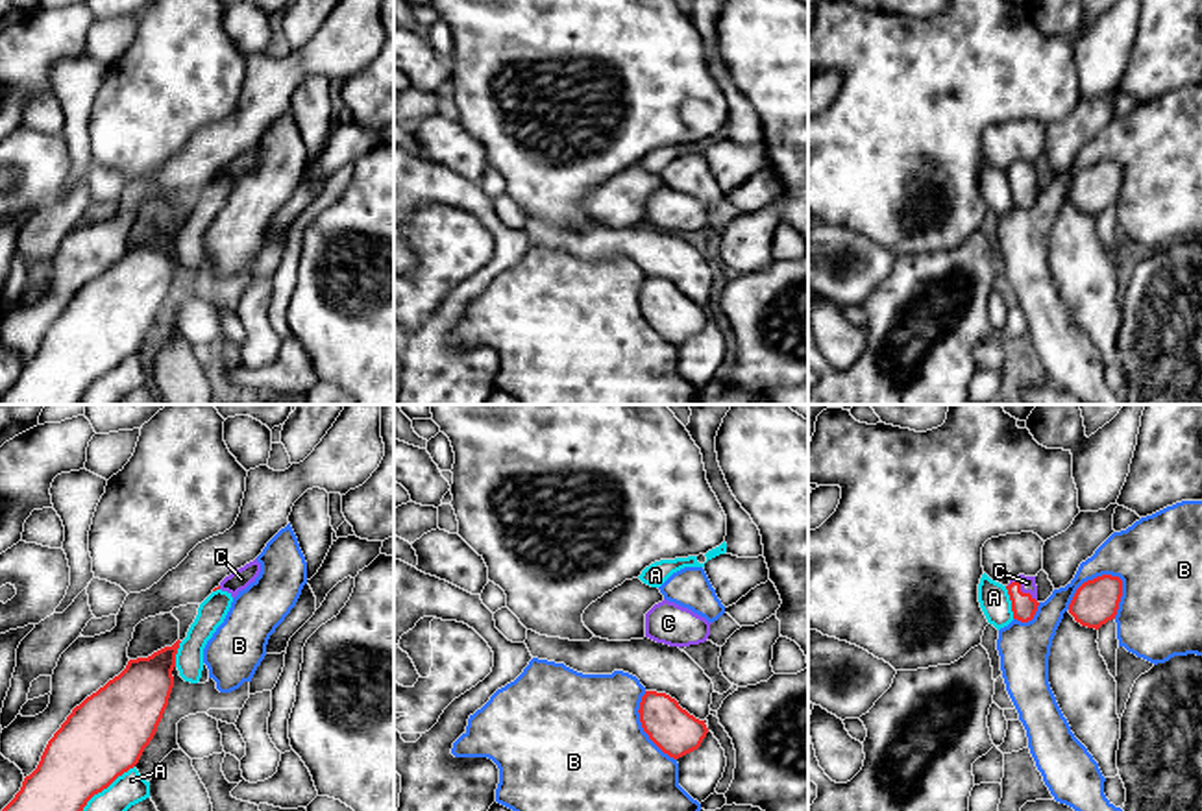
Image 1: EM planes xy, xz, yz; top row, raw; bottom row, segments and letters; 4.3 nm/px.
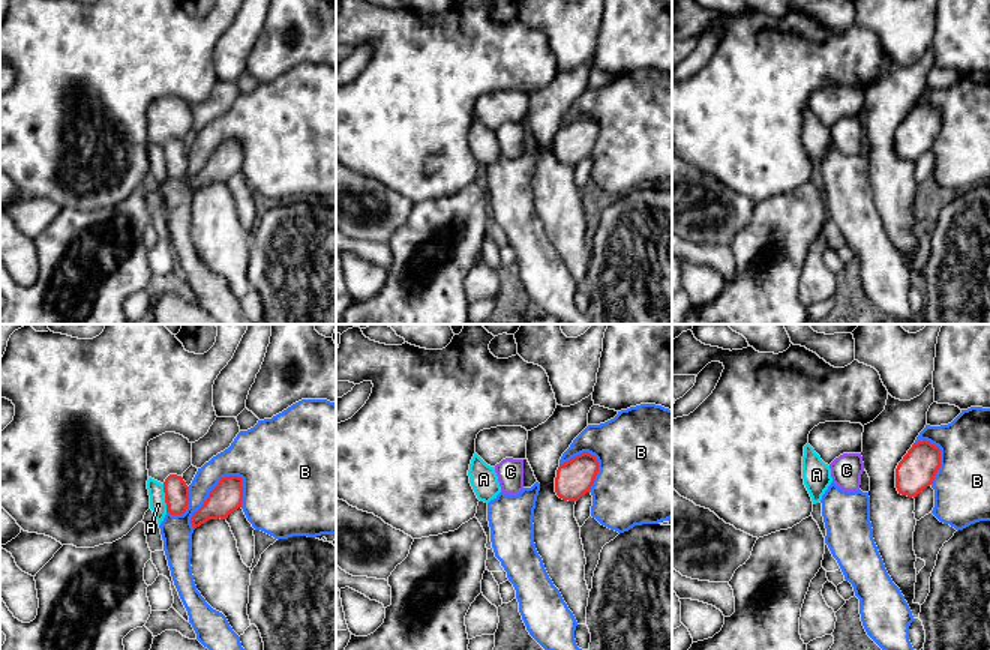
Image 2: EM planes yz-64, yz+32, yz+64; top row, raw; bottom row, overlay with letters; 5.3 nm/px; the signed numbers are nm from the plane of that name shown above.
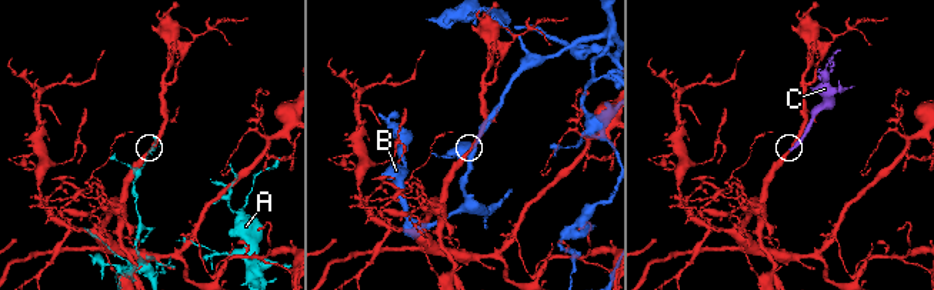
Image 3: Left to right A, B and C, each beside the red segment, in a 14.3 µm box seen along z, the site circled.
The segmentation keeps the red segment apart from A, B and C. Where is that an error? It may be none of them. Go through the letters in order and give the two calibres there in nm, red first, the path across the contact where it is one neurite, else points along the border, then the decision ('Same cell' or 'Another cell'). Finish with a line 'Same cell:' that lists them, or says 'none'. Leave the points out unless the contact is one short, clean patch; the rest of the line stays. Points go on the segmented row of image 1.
A: Thickness 360 nm (red) against 140 nm. Another cell
B: Thickness 200 nm (red) against 280 nm. Another cell
C: Thickness 110 nm (red) against 60 nm. Path across: yz (1023, 606), (1019, 588), (1027, 582). Same cell
Same cell: C

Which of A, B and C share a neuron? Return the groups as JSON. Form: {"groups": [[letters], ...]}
{"groups": [["A"], ["B"], ["C"]]}

